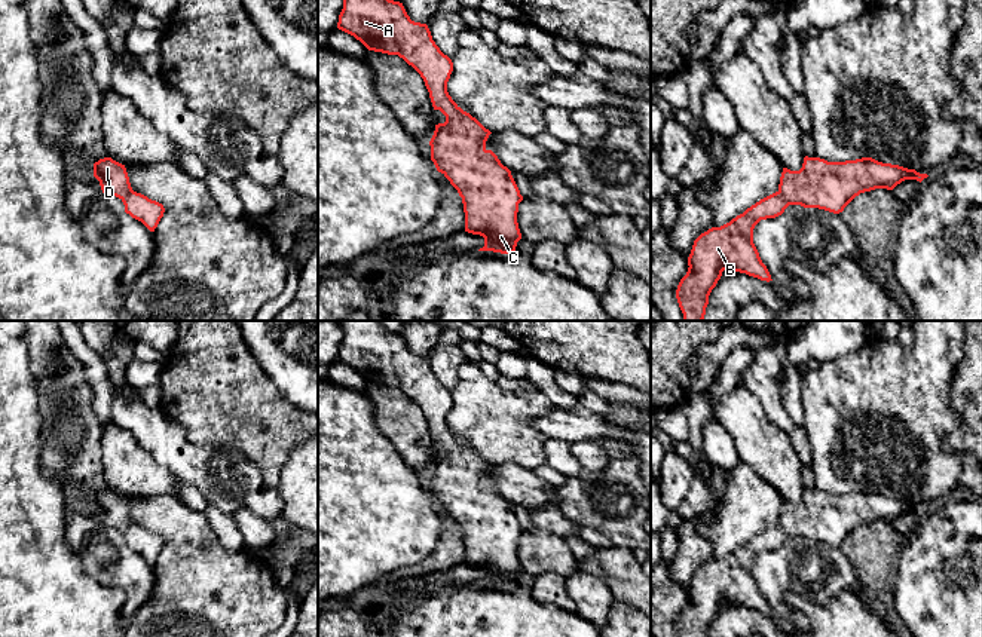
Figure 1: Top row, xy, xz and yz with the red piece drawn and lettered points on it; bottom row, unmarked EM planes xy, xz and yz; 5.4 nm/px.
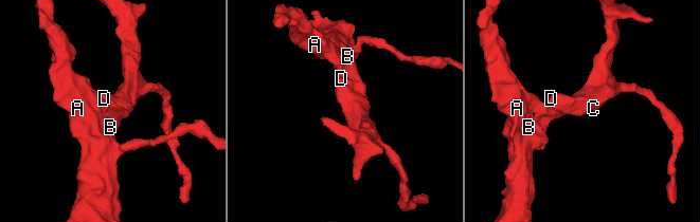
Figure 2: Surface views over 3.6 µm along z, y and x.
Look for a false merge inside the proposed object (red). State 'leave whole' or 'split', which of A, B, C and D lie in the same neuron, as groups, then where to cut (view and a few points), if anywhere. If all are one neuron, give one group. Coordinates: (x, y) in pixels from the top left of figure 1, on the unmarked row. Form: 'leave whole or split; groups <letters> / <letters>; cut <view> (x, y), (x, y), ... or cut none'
leave whole; groups A B C D; cut none

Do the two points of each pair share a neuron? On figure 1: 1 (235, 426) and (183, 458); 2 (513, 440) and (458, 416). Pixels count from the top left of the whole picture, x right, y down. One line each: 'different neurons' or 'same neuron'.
1: different neurons
2: same neuron

